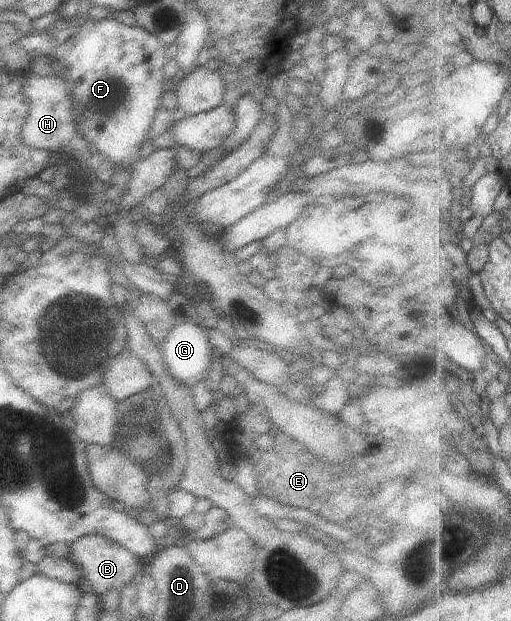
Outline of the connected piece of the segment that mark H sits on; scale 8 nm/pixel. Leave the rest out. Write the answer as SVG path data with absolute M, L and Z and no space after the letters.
M29 69L23 72L23 94L29 101L27 119L19 131L23 146L31 149L45 149L54 157L60 150L67 148L68 142L75 137L77 127L71 115L71 99L65 88L64 79L56 71L45 77L35 75Z

